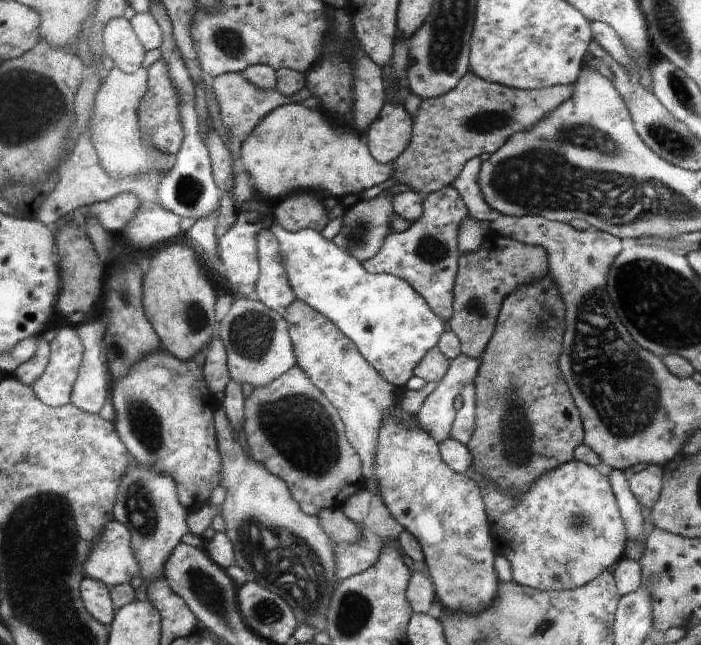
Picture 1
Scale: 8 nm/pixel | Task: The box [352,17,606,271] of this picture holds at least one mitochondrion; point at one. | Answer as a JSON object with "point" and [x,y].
{"point":[478,121]}

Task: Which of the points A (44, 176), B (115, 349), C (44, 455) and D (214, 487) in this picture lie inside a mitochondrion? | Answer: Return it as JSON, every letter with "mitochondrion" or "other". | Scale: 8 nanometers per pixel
{"A":"other","B":"mitochondrion","C":"other","D":"other"}

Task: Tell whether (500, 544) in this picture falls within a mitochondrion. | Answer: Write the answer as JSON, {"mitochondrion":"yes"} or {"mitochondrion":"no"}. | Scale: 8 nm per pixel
{"mitochondrion":"no"}

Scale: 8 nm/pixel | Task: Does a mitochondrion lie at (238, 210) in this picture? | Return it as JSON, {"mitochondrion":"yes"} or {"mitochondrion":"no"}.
{"mitochondrion":"no"}

